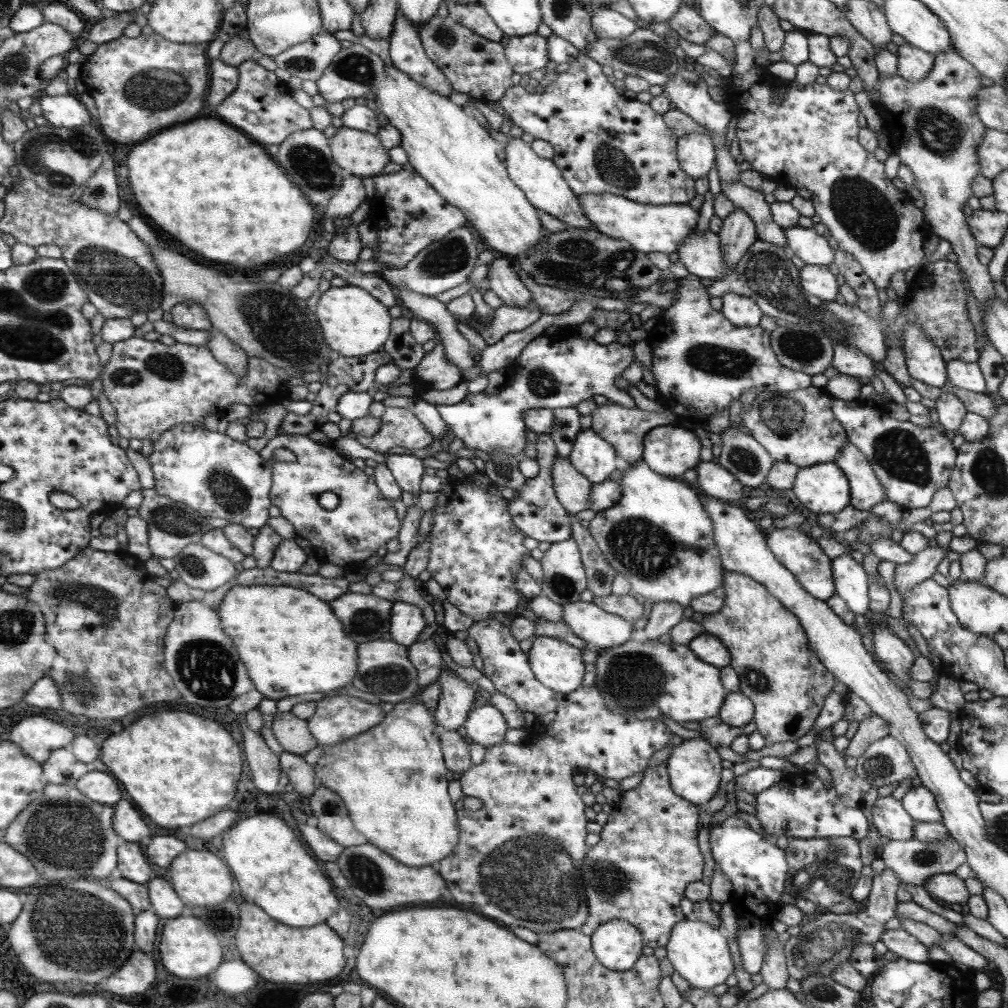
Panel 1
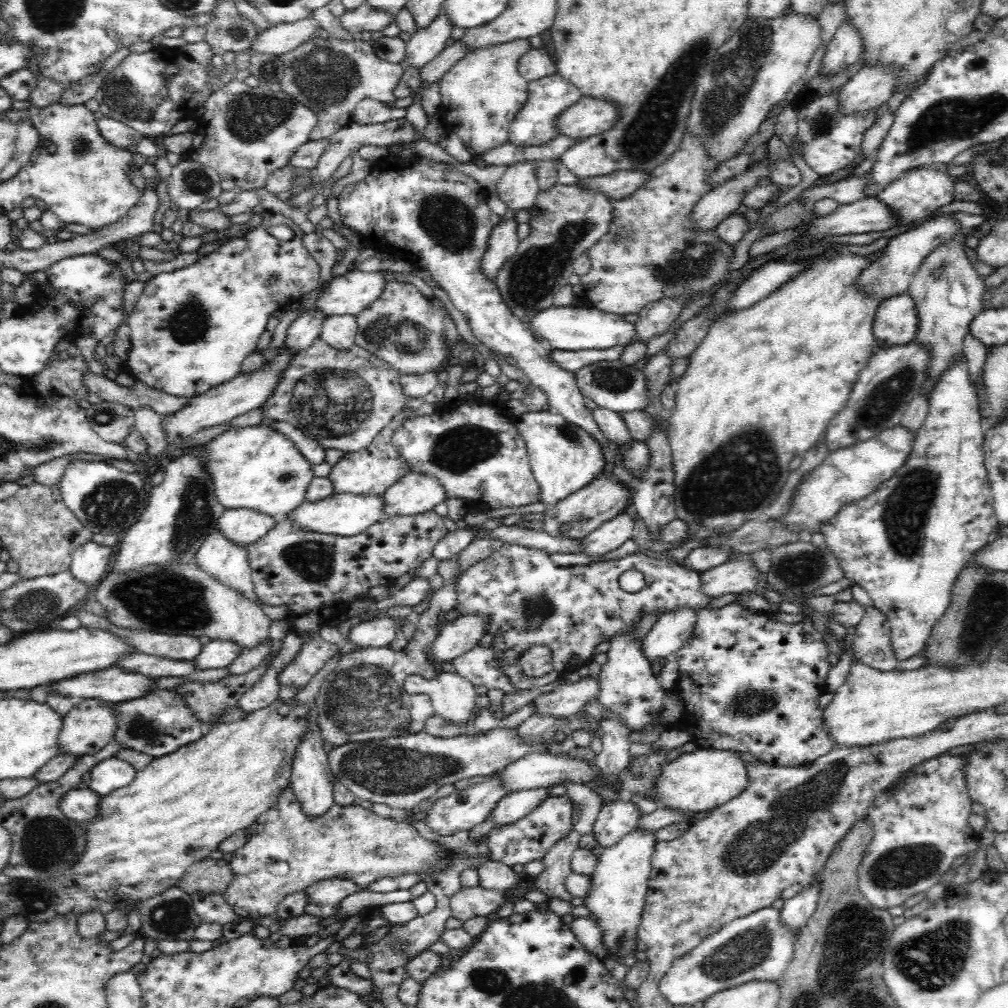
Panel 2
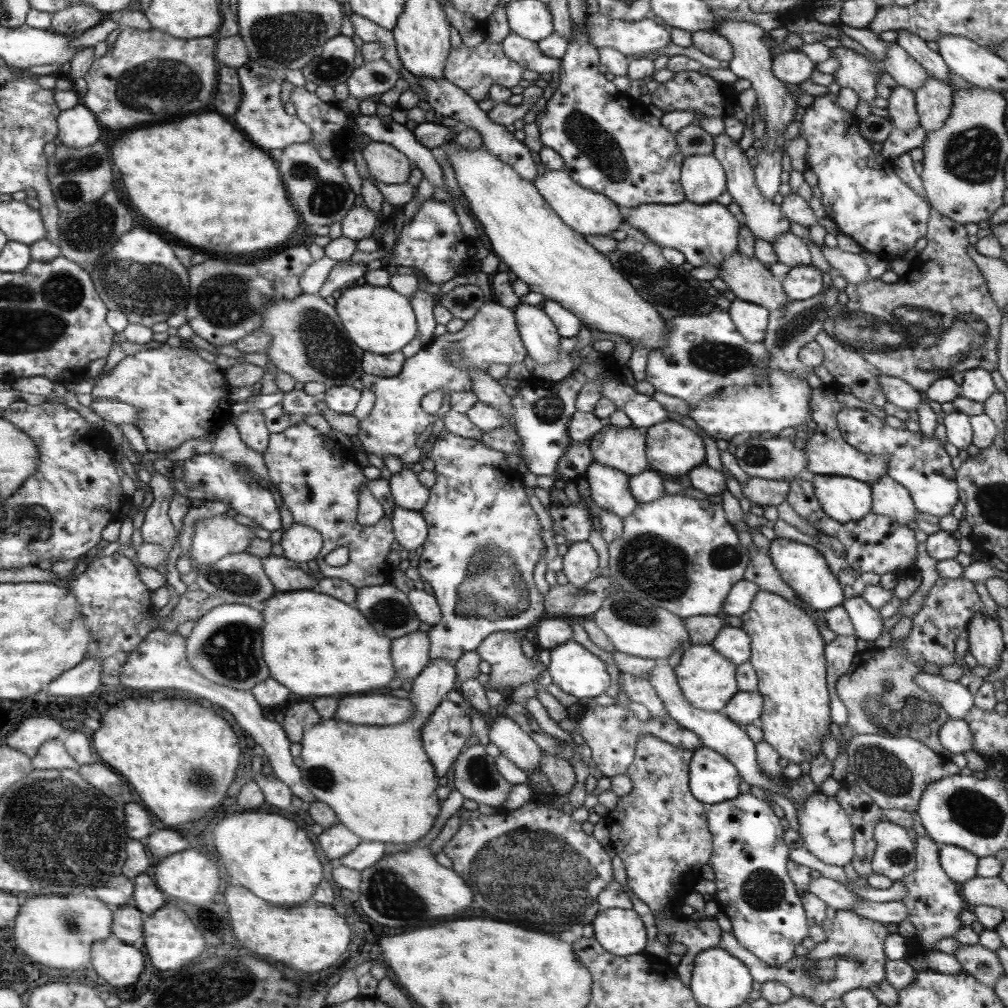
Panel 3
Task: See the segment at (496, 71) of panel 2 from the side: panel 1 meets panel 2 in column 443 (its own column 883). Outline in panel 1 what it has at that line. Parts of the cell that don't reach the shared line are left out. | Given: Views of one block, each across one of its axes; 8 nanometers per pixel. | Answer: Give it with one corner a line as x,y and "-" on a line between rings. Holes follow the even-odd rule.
953,49
945,52
937,52
933,58
933,66
925,78
915,84
911,84
904,77
881,76
877,74
877,92
863,92
867,94
869,101
876,112
881,116
883,124
888,128
888,135
893,144
899,164
905,165
913,174
914,186
925,198
925,206
921,213
925,215
925,221
929,224
930,233
947,241
951,246
951,252
957,255
956,265
964,273
967,279
969,290
977,305
978,313
981,315
983,308
987,306
987,300
995,296
993,281
989,277
987,266
982,266
976,256
974,237
969,233
966,218
962,207
966,206
969,198
972,197
971,183
980,174
980,159
977,156
977,144
981,143
981,136
985,132
984,124
977,116
977,92
984,86
981,84
980,73
973,68
969,61
959,56

